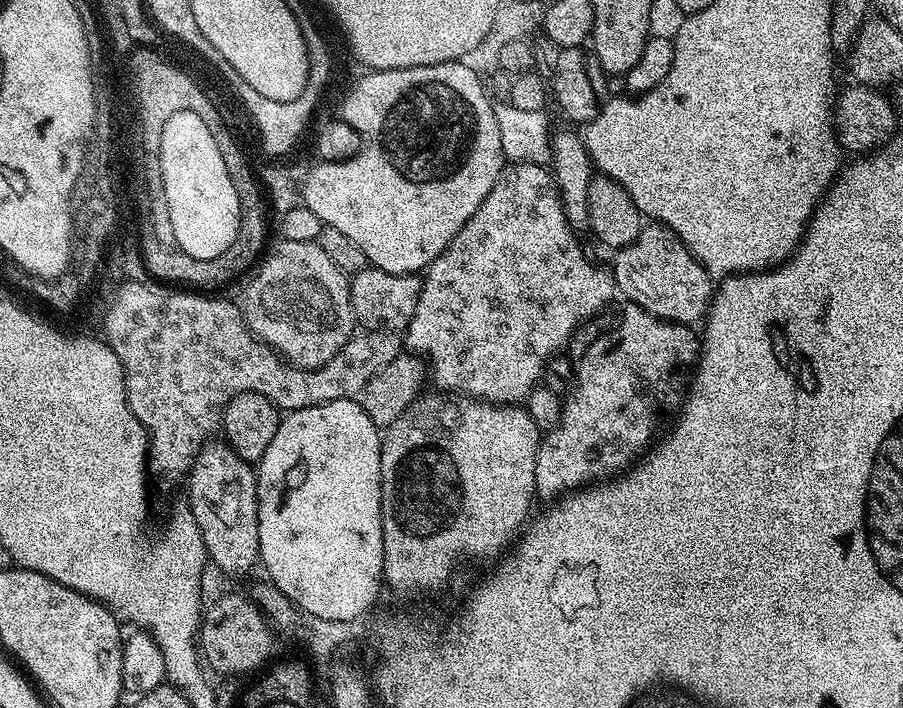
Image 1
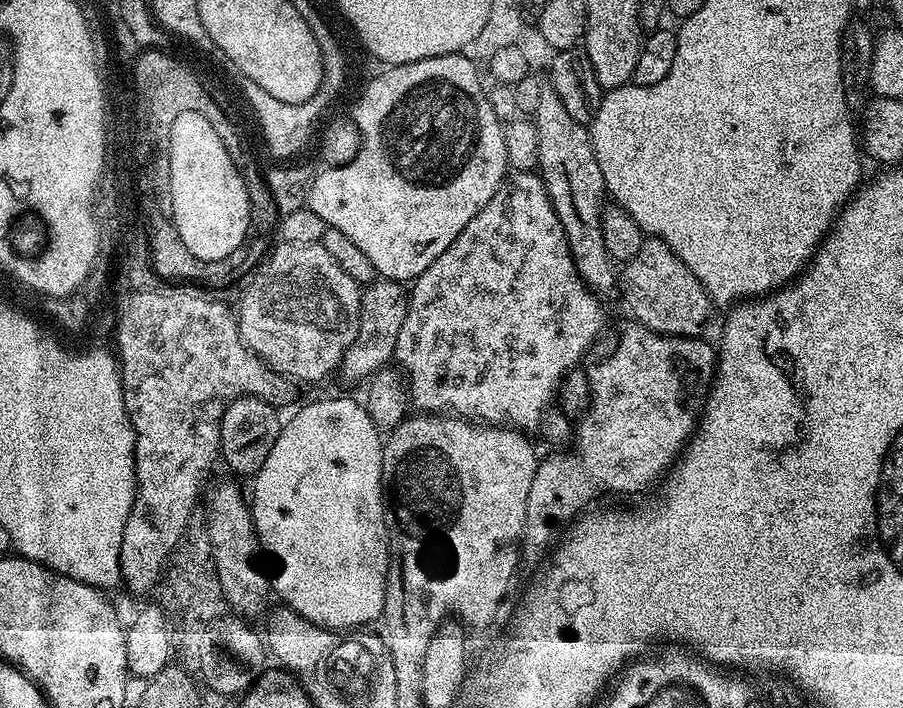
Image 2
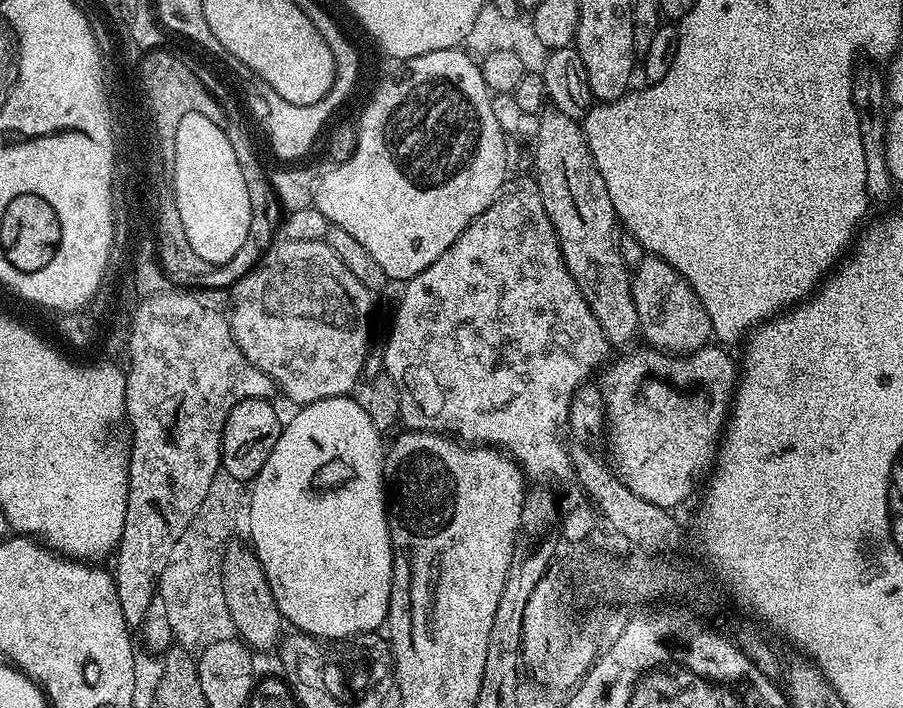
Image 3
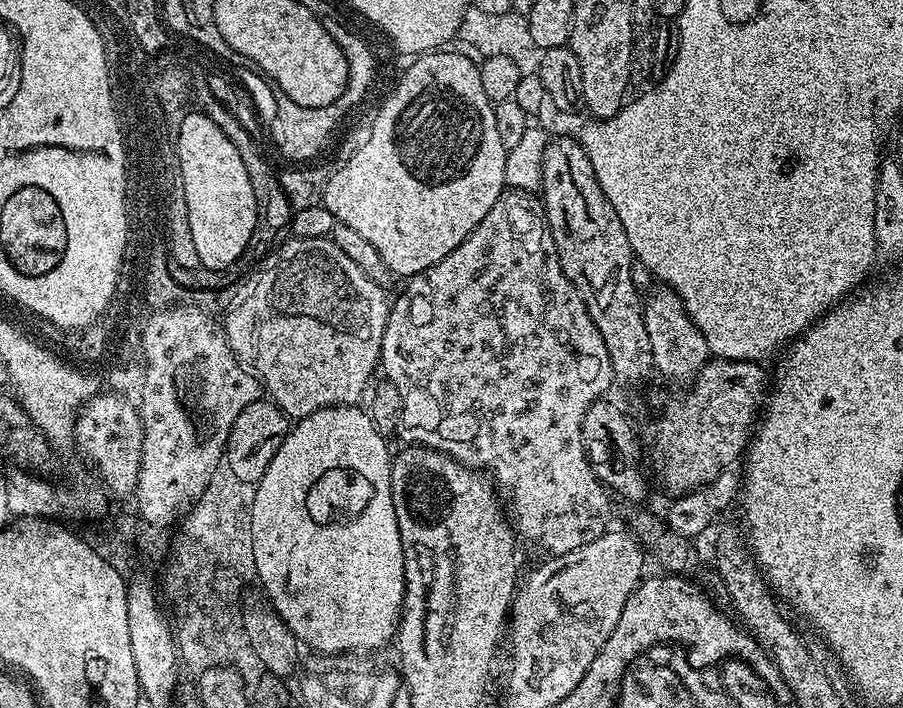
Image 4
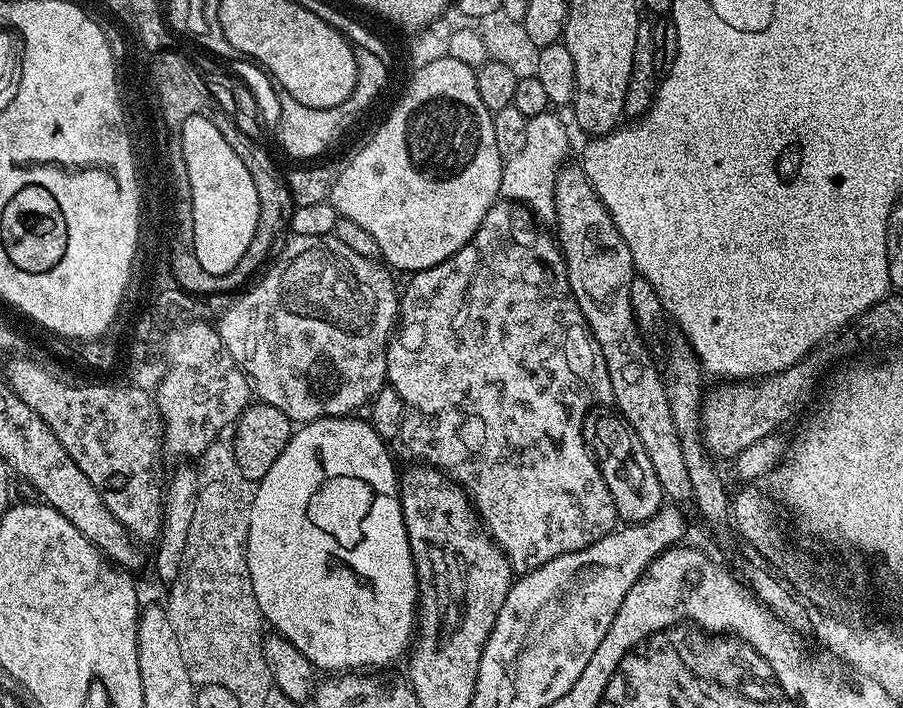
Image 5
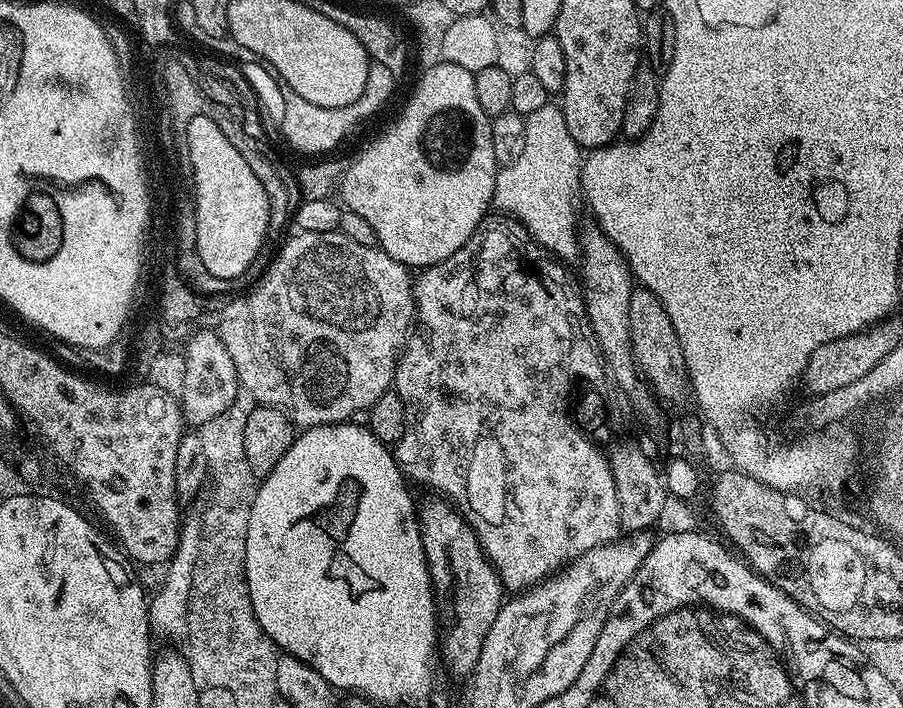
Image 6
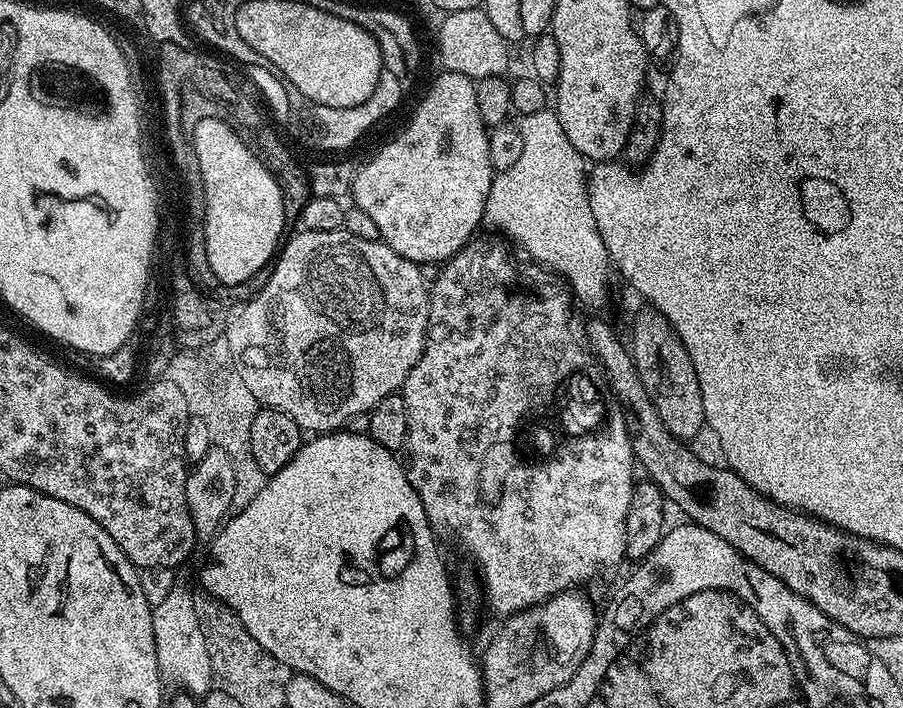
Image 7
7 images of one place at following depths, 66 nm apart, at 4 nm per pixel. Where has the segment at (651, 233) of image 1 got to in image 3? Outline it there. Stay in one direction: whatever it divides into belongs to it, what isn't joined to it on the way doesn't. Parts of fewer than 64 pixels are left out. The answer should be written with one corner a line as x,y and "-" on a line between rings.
651,254
645,255
643,262
631,273
632,296
637,312
639,335
651,347
669,354
697,352
713,339
712,323
694,294
694,290
666,261

